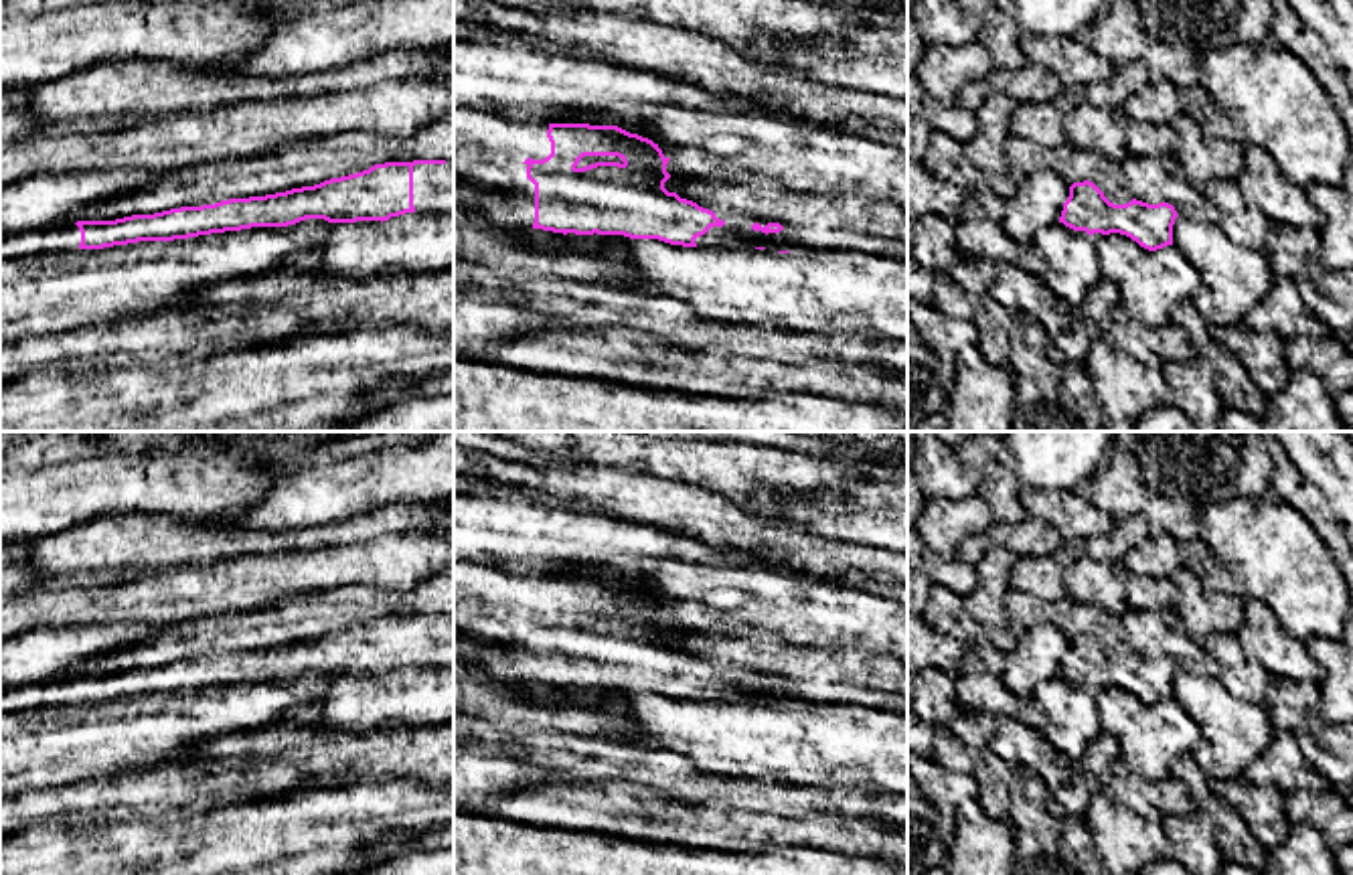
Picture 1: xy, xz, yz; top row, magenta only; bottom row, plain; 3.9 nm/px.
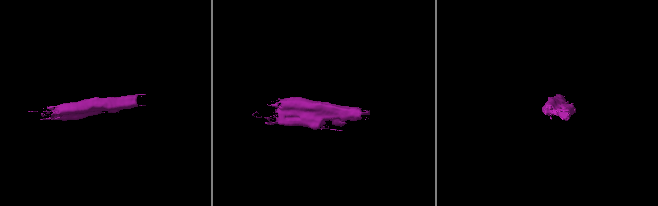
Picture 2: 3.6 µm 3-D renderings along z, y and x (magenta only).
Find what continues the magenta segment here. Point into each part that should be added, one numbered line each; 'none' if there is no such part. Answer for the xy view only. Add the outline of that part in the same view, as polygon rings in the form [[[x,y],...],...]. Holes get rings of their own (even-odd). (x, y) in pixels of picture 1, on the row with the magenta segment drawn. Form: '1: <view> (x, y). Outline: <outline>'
1: xy (432, 183). Outline: [[[454,162],[413,166],[413,207],[454,215]]]
2: xy (65, 237). Outline: [[[75,223],[20,233],[0,231],[0,259],[24,257],[51,251],[79,249],[81,231]]]

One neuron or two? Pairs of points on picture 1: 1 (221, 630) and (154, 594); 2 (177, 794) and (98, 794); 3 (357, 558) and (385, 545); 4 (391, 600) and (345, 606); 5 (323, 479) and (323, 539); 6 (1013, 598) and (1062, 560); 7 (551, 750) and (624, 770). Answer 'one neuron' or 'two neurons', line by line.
1: two neurons
2: one neuron
3: one neuron
4: one neuron
5: two neurons
6: two neurons
7: one neuron

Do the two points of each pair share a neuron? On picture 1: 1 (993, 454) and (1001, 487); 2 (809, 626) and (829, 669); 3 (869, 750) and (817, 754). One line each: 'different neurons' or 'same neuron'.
1: same neuron
2: different neurons
3: same neuron

